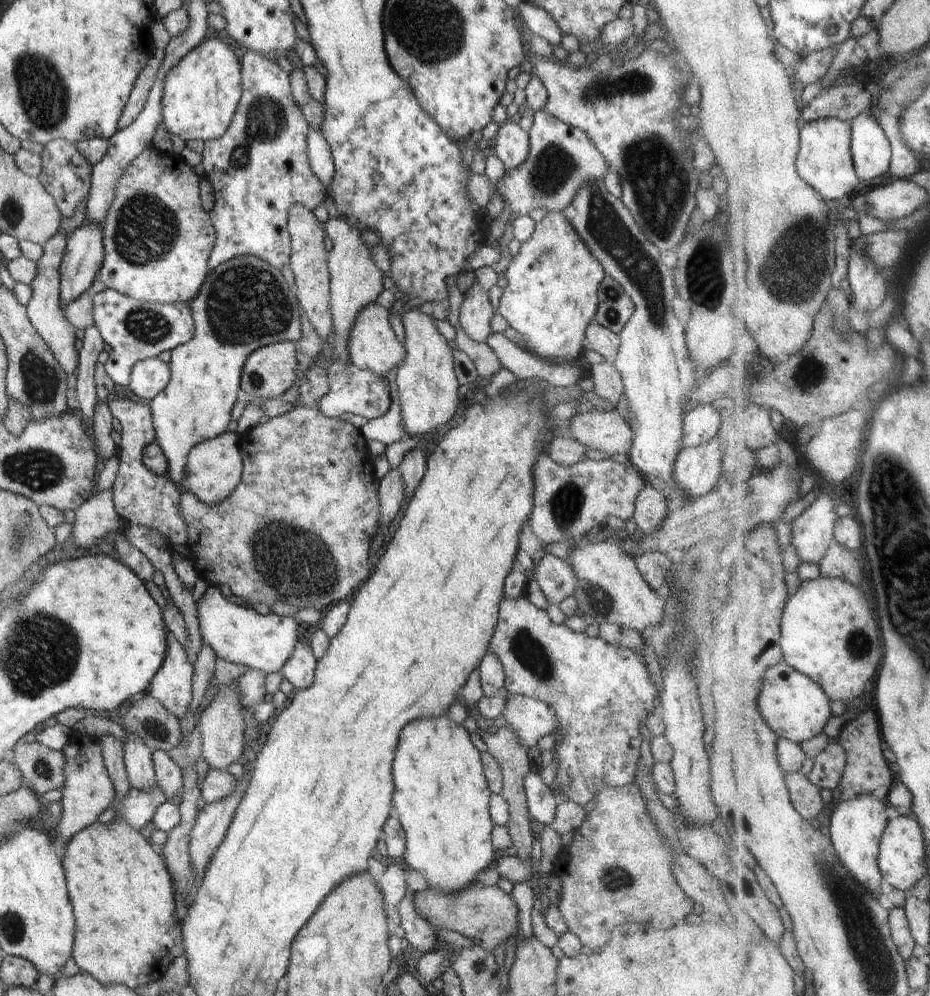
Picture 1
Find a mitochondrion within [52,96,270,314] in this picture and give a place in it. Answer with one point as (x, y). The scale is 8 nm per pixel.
(146, 229)

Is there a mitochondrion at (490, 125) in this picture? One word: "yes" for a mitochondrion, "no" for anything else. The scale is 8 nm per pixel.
no

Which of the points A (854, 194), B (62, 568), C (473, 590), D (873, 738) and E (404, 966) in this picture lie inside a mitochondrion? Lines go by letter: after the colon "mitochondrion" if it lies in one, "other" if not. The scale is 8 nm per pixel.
A: other
B: other
C: other
D: other
E: other

